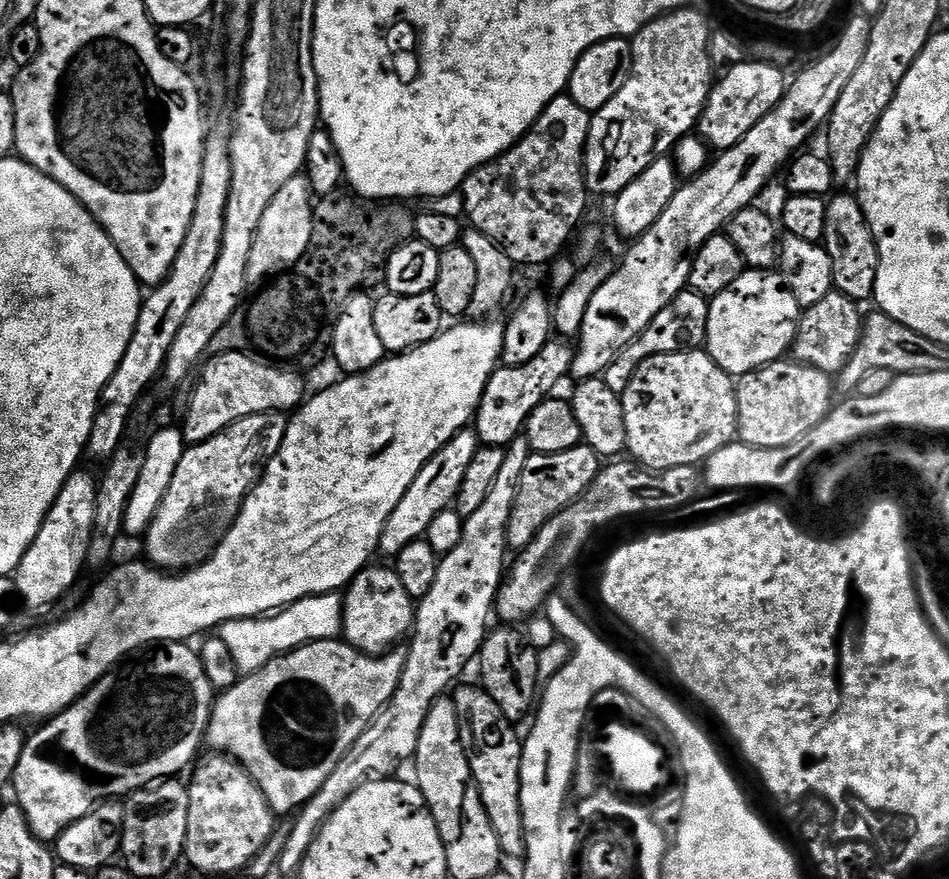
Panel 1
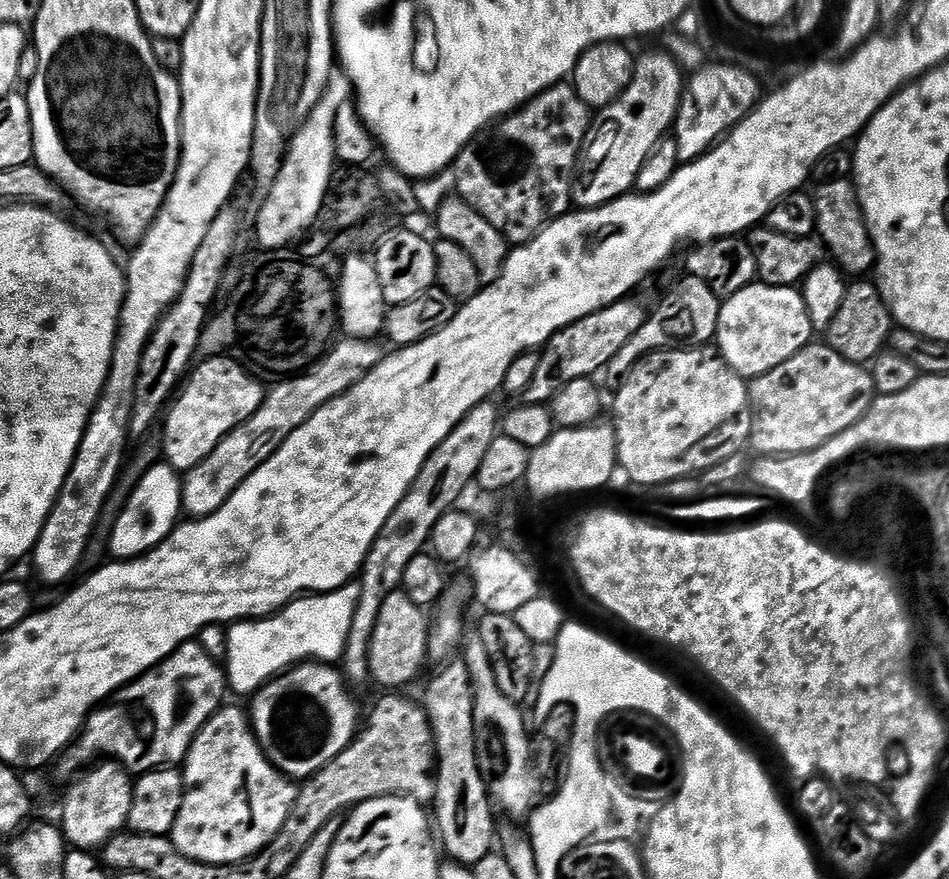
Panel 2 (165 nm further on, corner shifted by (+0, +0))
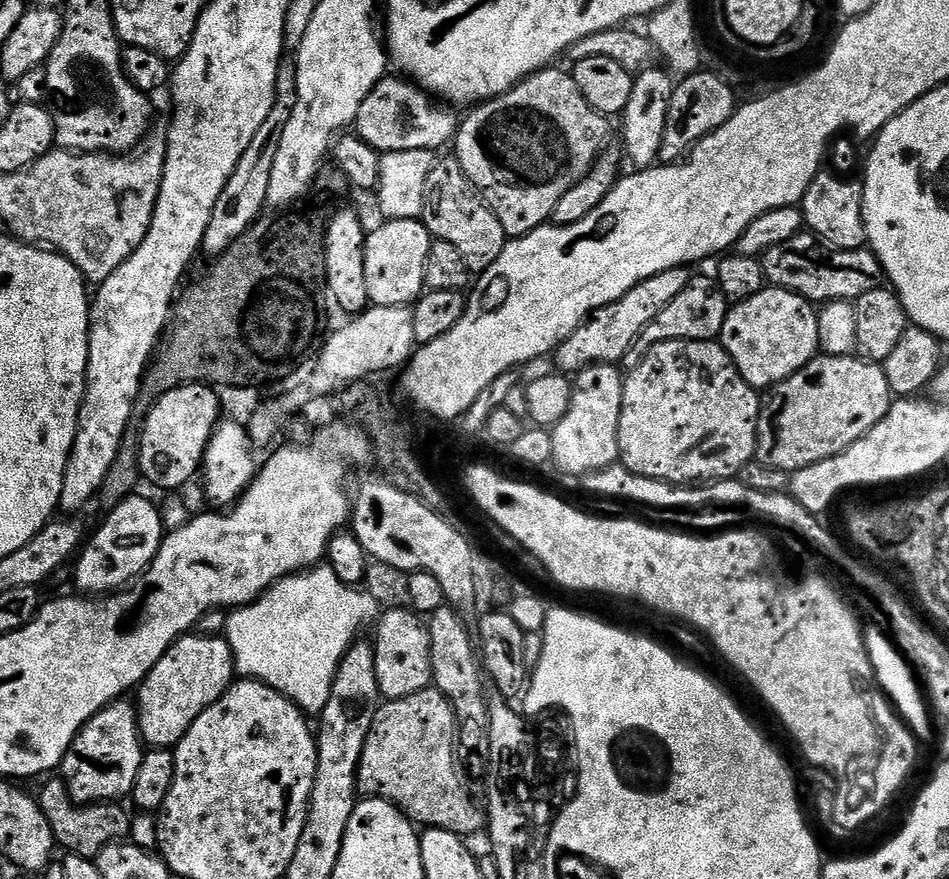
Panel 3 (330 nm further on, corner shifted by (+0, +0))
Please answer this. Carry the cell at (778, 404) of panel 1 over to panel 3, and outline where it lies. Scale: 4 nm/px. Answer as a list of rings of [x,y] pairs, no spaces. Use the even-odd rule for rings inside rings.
[[[818,354],[809,364],[802,366],[802,370],[775,385],[761,403],[755,463],[791,474],[806,466],[814,466],[826,458],[834,458],[854,446],[854,442],[858,442],[867,432],[874,430],[874,426],[878,426],[878,422],[886,418],[893,403],[890,382],[881,365],[855,355]]]

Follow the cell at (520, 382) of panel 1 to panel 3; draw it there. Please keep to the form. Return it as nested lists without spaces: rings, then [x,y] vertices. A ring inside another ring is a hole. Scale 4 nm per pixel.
[[[688,266],[659,272],[657,276],[651,276],[634,286],[622,298],[602,306],[557,346],[554,353],[556,364],[560,367],[557,369],[564,374],[575,374],[584,368],[593,368],[595,364],[619,365],[642,330],[646,330],[646,326],[650,326],[650,322],[654,322],[654,318],[658,318],[658,314],[662,314],[662,310],[666,310],[666,306],[670,306],[678,294],[682,294],[682,290],[686,290],[693,275],[693,269]]]

